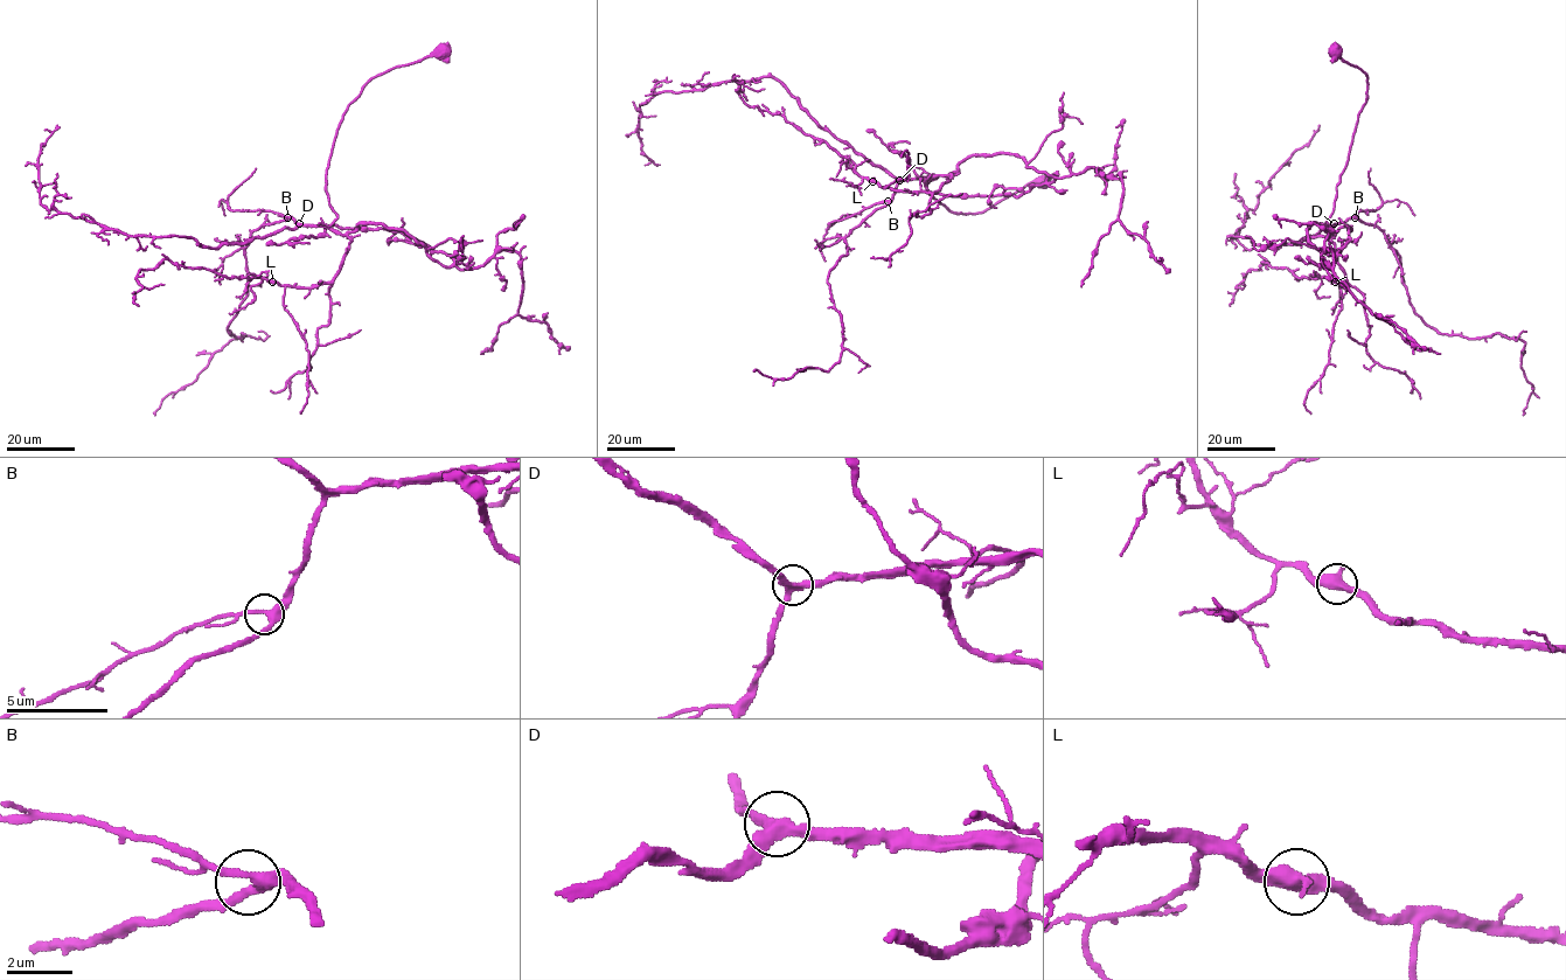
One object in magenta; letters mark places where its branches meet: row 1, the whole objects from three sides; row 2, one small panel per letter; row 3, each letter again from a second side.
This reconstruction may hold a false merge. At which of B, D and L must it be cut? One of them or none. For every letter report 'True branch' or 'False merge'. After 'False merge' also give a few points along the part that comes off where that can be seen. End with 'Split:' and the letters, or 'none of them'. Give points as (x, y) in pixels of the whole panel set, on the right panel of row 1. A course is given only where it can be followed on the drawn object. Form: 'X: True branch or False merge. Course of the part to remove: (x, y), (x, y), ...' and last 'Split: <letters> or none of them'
B: True branch
D: True branch
L: True branch
Split: none of them

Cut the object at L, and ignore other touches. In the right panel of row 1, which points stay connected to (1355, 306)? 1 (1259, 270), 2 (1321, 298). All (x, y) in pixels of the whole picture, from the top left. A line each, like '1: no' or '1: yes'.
1: no
2: no

